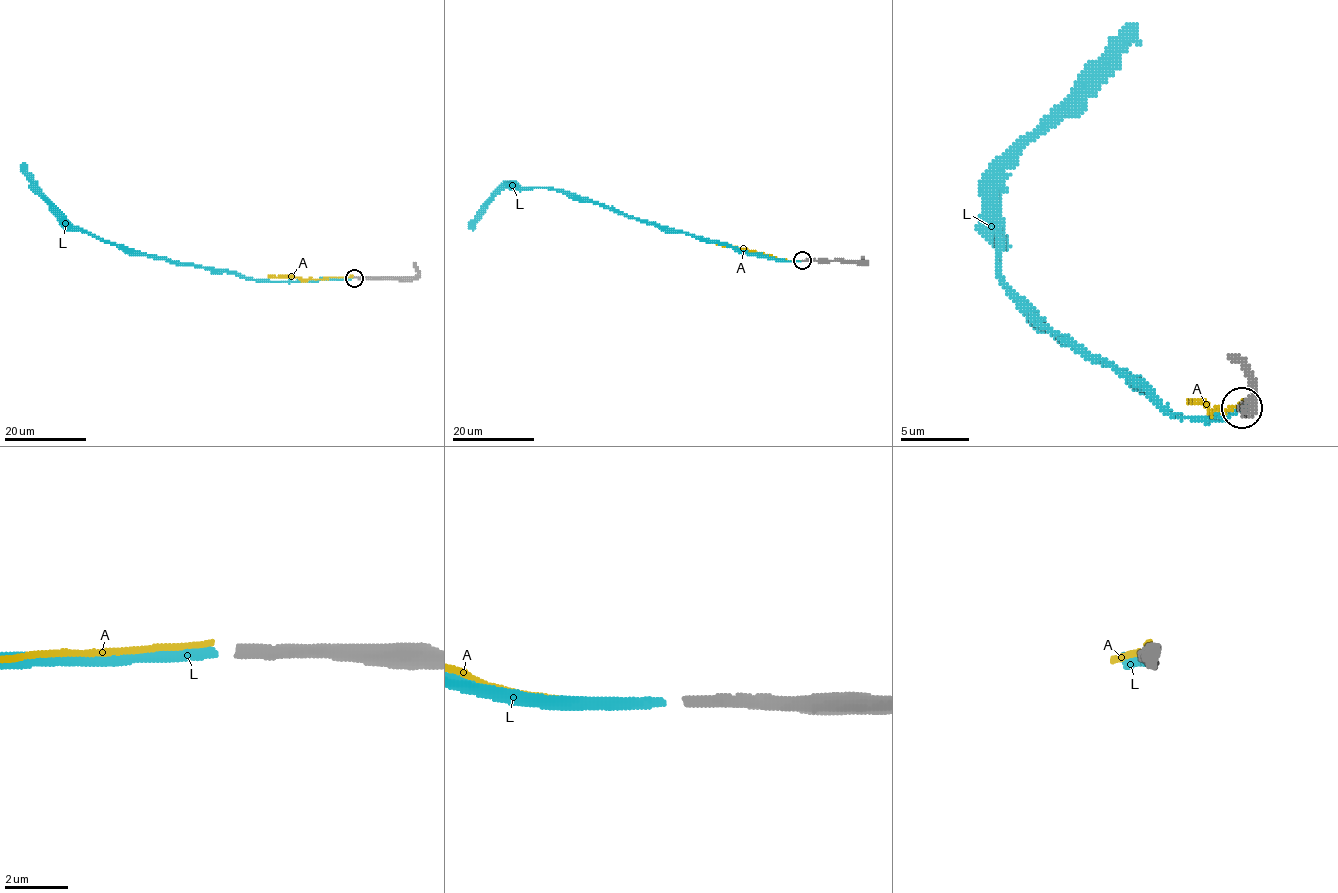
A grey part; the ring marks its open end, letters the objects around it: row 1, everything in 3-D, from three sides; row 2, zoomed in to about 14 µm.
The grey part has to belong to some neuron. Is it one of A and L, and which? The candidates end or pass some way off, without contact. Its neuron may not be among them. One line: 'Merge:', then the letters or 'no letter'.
Merge: L

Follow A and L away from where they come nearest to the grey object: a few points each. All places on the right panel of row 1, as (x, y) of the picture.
A: (1242, 403), (1228, 410), (1218, 410), (1191, 399)
L: (1242, 406), (1211, 417), (1177, 417), (1126, 372), (1095, 362), (1047, 328), (999, 280), (996, 174), (1136, 23)

